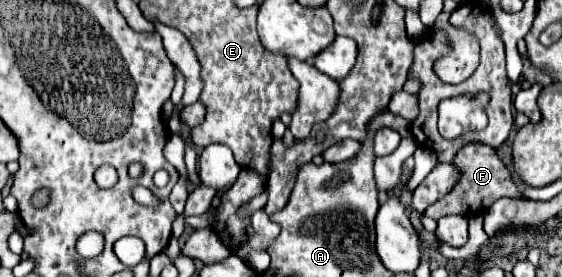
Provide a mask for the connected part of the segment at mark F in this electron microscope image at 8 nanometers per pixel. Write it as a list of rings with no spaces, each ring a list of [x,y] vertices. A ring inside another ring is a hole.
[[[466,145],[464,149],[460,149],[460,153],[454,159],[454,165],[462,169],[462,179],[458,181],[456,189],[452,189],[452,193],[448,193],[448,197],[436,201],[436,205],[430,205],[424,215],[432,217],[432,219],[440,219],[446,215],[464,215],[464,217],[472,217],[478,213],[488,211],[488,207],[502,199],[502,197],[518,197],[518,187],[514,185],[510,171],[506,169],[506,165],[500,161],[500,157],[496,155],[496,151],[488,145]]]

